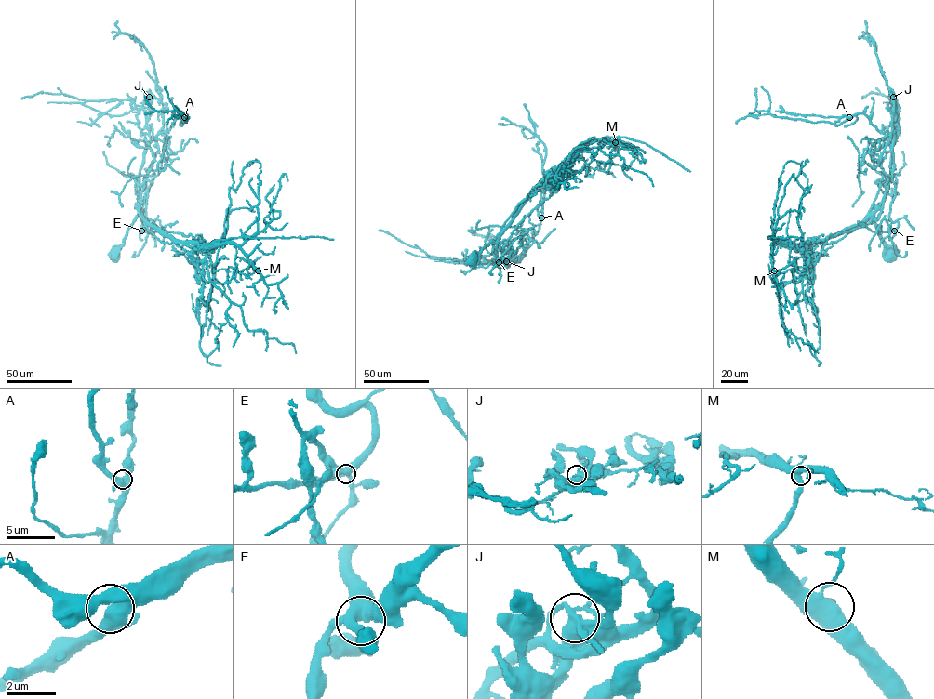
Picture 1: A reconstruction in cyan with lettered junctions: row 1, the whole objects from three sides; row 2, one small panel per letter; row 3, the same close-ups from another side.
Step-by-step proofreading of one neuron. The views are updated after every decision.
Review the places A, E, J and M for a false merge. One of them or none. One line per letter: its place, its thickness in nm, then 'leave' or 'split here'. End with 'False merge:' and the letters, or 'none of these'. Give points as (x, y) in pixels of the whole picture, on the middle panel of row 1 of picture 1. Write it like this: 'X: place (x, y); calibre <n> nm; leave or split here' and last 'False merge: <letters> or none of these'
A: place (541, 217); calibre 400 nm; leave
E: place (499, 262); calibre 500 nm; leave
J: place (506, 261); calibre 440 nm; split here
M: place (615, 142); calibre 500 nm; leave
False merge: J

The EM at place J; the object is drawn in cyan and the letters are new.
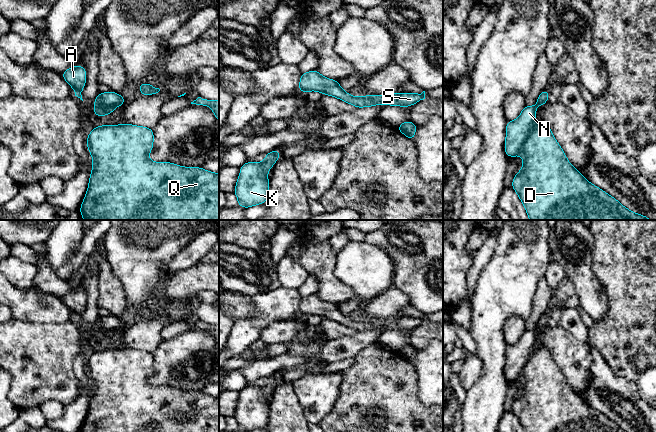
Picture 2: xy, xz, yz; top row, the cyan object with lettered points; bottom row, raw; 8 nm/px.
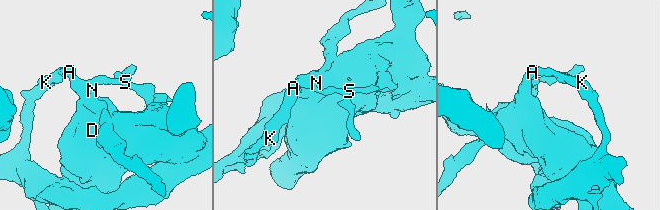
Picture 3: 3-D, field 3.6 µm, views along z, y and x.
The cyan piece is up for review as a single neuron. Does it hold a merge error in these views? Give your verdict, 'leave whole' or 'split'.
split

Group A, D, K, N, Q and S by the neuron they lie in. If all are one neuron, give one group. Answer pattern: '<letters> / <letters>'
A K N / D Q S

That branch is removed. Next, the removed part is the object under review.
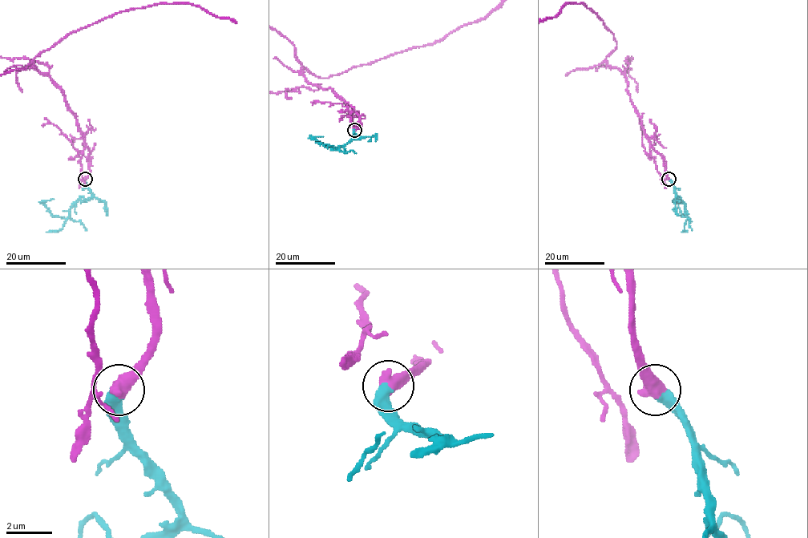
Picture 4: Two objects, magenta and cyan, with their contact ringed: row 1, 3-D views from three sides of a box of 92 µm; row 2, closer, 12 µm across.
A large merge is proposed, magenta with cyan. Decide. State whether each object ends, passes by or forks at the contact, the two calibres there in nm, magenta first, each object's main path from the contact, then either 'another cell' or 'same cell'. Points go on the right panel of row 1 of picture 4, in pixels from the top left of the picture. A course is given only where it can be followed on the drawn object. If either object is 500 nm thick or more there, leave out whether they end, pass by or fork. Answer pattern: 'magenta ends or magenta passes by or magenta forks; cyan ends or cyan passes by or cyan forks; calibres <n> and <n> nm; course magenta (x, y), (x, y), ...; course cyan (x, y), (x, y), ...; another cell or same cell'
calibres 650 and 500 nm; course magenta (668, 179), (628, 80), (607, 63), (617, 43), (603, 22), (583, 3), (567, 3), (555, 17); course cyan (668, 179), (677, 200), (681, 200), (685, 208), (688, 218), (683, 216), (676, 199); same cell

